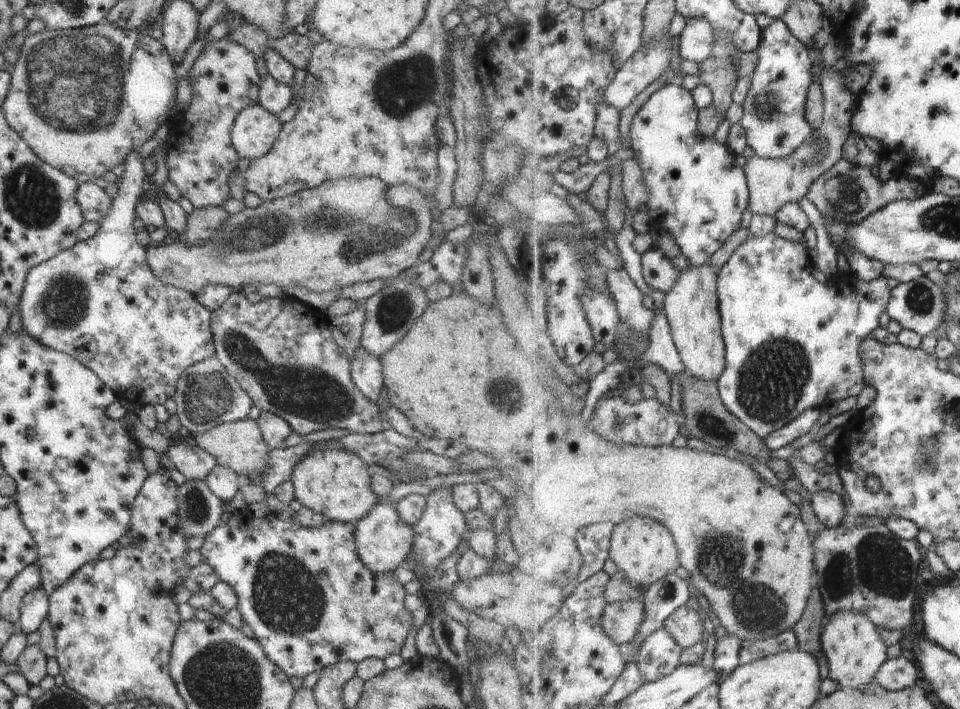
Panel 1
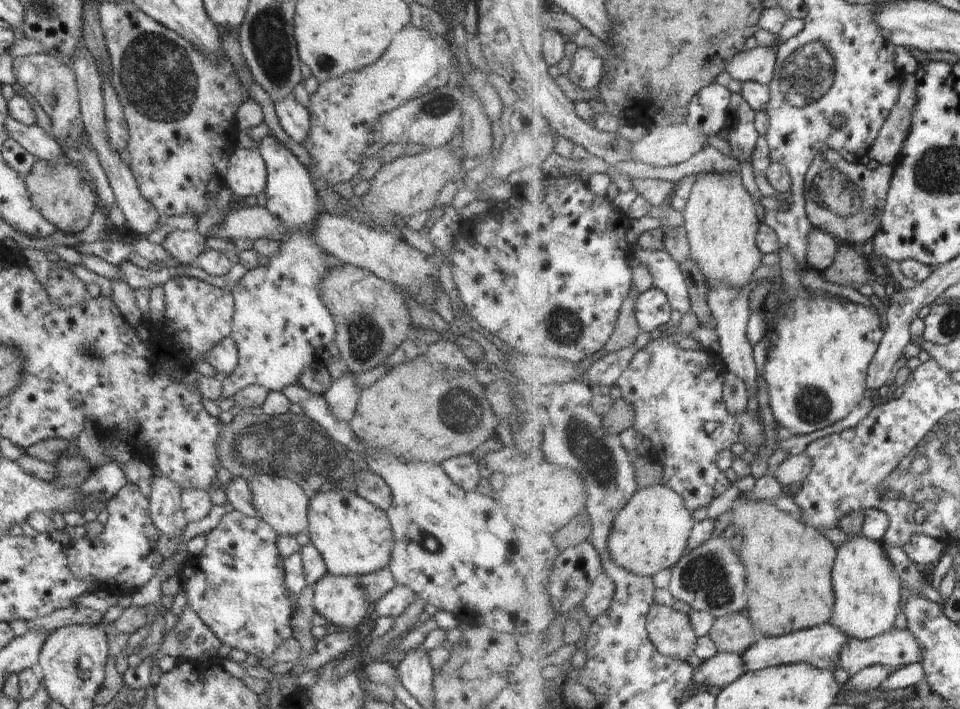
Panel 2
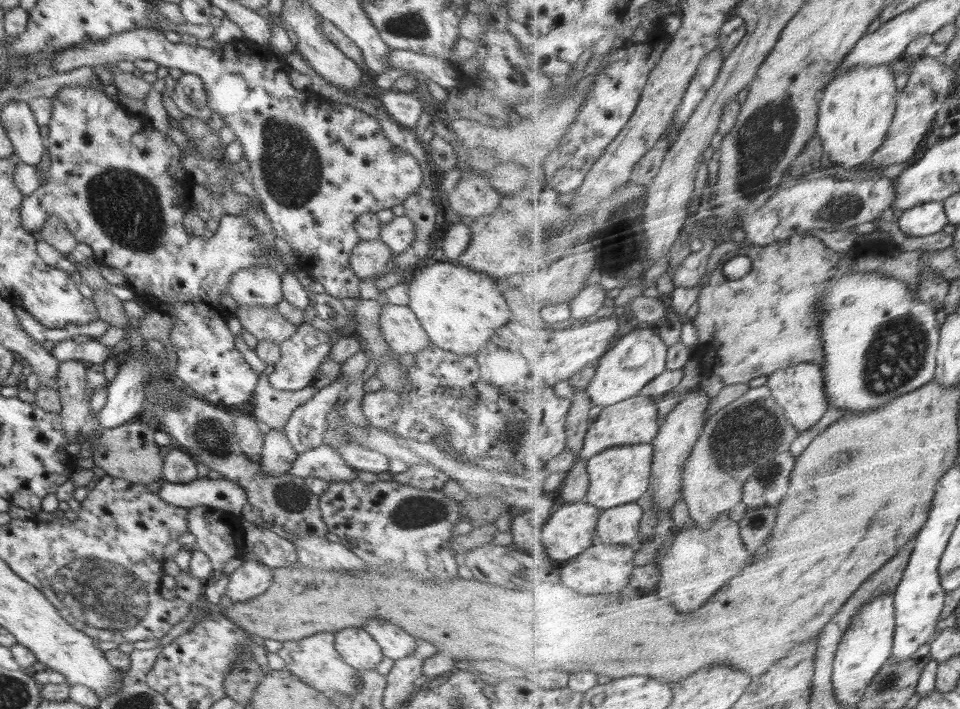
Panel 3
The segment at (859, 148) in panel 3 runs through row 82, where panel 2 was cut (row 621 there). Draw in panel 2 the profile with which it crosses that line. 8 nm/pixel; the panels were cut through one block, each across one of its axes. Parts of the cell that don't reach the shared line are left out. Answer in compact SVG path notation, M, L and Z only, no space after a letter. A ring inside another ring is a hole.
M863 534L851 535L848 540L839 547L839 556L834 572L834 585L836 588L836 612L831 624L838 626L848 636L859 640L869 640L876 636L883 636L892 630L896 624L896 618L900 614L902 601L904 600L904 582L895 570L892 560L882 541L872 540Z

